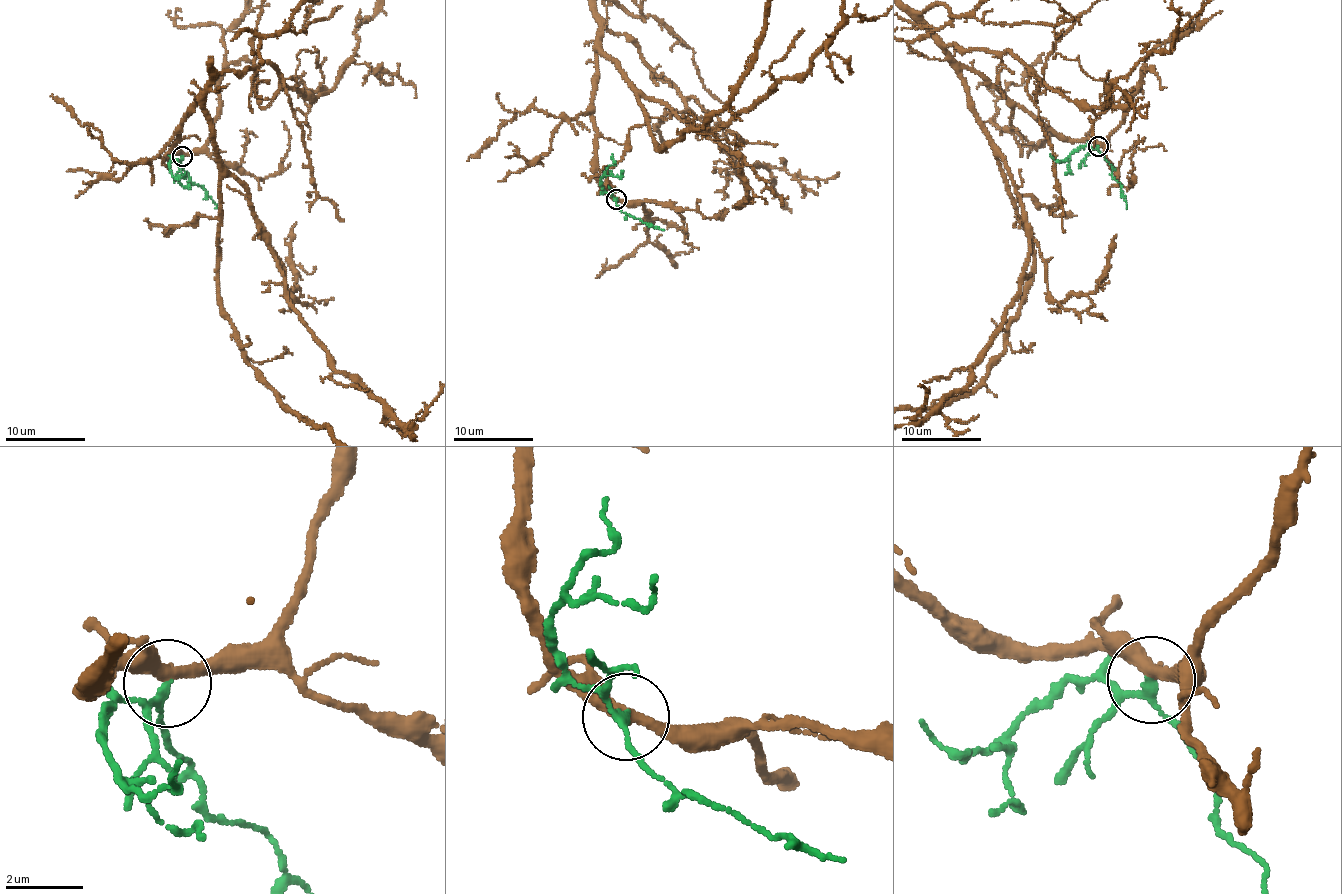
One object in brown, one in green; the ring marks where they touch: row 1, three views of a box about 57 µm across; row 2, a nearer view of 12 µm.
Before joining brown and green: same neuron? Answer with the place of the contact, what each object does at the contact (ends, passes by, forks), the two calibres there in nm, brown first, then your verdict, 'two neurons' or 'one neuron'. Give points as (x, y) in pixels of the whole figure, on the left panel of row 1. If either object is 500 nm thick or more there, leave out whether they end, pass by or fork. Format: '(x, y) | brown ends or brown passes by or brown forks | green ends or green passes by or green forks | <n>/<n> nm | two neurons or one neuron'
(182, 156) | brown passes by | green passes by | 320/180 nm | two neurons

